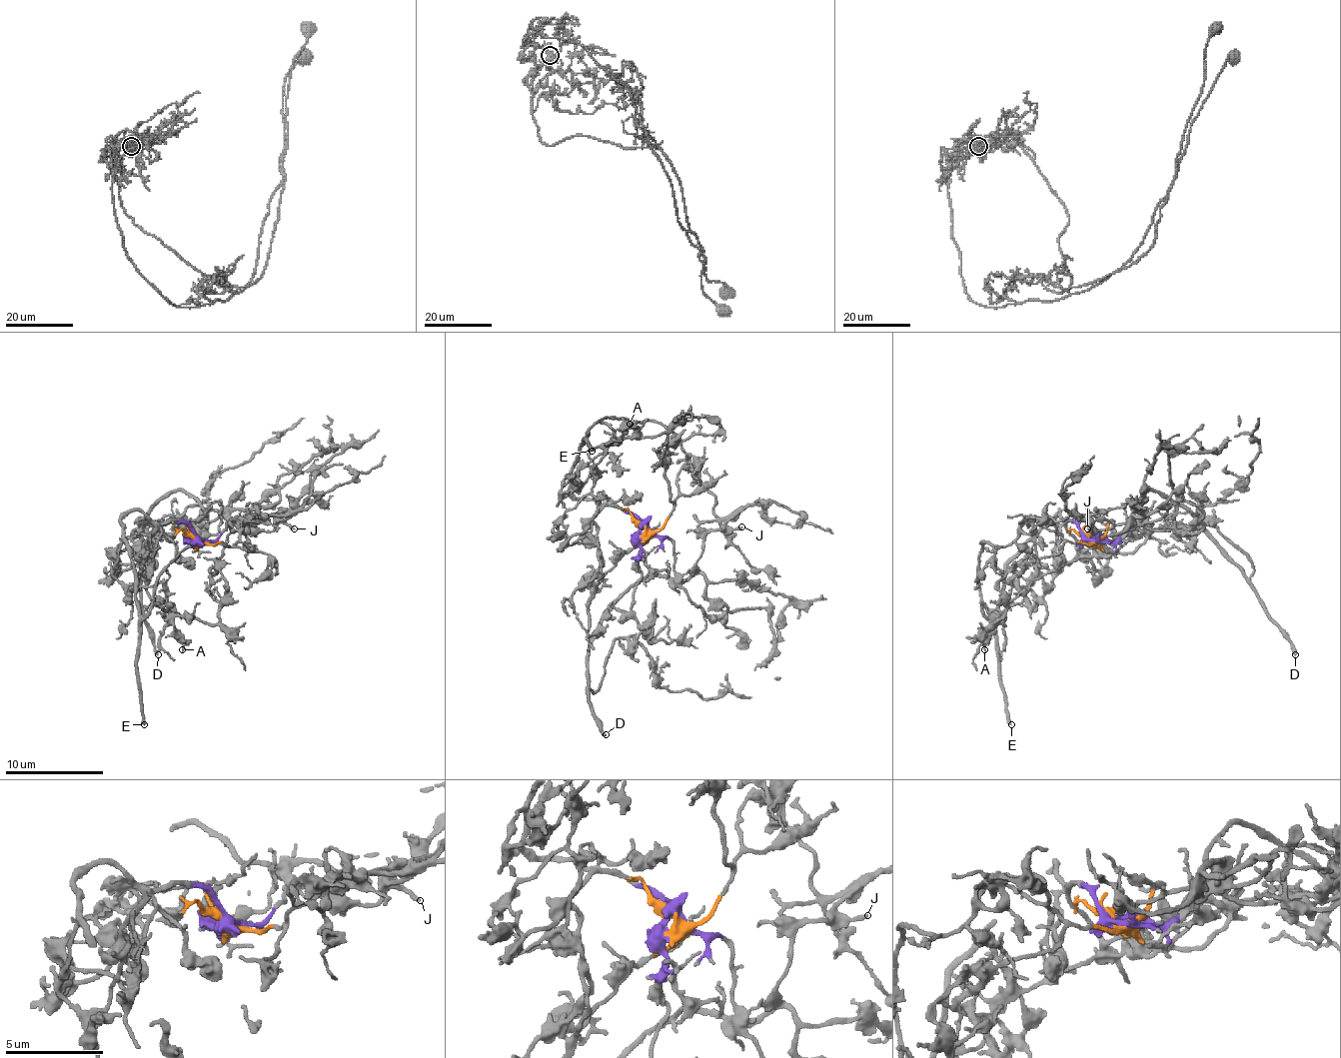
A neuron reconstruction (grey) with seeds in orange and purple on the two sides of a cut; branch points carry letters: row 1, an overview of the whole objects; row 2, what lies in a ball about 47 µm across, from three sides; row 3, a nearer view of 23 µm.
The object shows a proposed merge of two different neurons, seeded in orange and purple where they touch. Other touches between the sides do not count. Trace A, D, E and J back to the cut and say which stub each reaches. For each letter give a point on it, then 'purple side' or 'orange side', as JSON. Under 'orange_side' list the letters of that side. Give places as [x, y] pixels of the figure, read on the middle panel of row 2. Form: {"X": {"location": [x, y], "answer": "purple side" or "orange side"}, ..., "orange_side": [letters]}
{"A": {"location": [630, 424], "answer": "purple side"}, "D": {"location": [606, 734], "answer": "orange side"}, "E": {"location": [592, 451], "answer": "purple side"}, "J": {"location": [741, 527], "answer": "orange side"}, "orange_side": ["D", "J"]}

